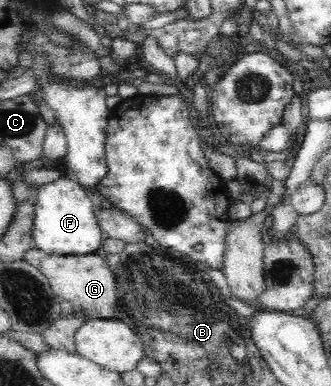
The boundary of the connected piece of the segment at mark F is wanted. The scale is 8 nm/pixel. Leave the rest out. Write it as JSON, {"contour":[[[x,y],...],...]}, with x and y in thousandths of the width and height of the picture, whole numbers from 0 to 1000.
{"contour":[[[211,451],[121,479],[109,490],[103,562],[91,614],[103,640],[130,655],[190,666],[287,658],[305,650],[311,619],[287,549],[281,521],[239,479],[239,469]]]}

